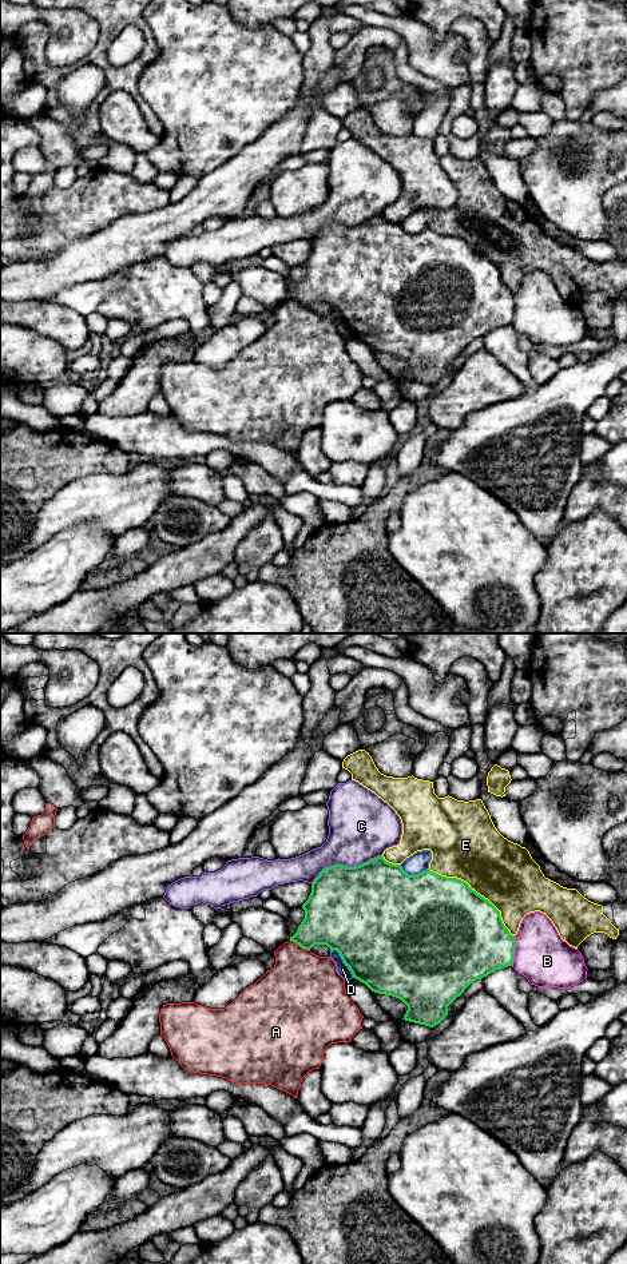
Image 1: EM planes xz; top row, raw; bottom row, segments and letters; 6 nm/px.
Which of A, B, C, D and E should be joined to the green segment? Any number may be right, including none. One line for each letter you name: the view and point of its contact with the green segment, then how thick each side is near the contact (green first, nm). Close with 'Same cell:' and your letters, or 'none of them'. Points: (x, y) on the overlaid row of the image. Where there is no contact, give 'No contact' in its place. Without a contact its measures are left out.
Same cell: none of them

